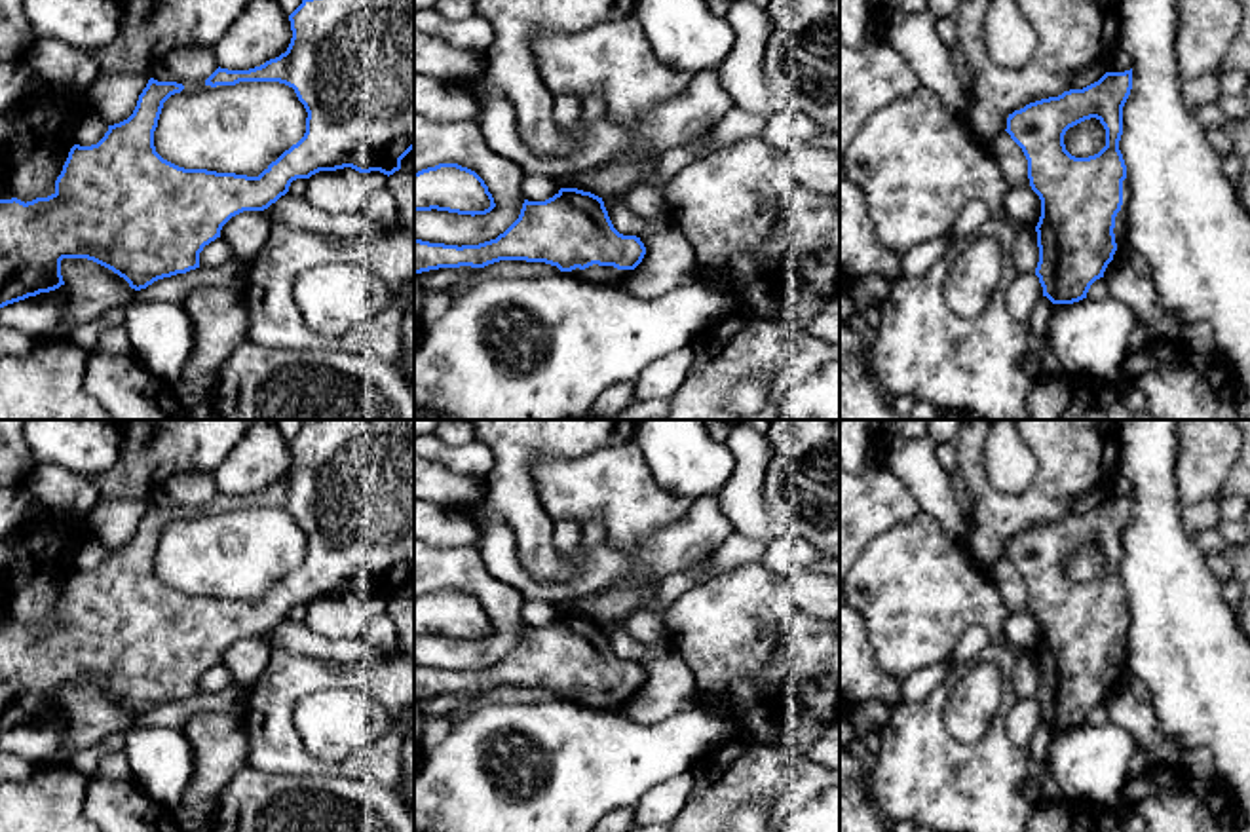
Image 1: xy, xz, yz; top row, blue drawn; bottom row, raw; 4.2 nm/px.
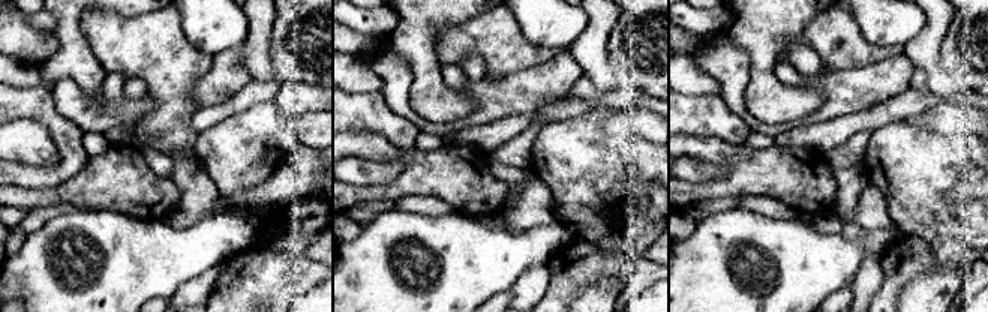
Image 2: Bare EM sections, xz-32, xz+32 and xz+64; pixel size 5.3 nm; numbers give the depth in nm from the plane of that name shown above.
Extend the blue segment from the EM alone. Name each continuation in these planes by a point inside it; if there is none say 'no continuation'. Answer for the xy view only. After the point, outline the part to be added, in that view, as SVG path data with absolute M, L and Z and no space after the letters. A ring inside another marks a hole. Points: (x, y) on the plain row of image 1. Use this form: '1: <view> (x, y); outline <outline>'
no continuation

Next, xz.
1: xz (608, 701); outline M593 690L585 695L576 693L572 697L562 697L562 699L574 701L589 709L602 709L606 712L623 712L633 695L617 695L614 691Z

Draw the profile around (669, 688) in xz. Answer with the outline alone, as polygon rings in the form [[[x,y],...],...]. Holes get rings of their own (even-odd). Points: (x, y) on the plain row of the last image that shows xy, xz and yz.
[[[667,640],[646,644],[646,657],[640,667],[646,680],[627,703],[625,716],[650,726],[695,705],[695,678]]]

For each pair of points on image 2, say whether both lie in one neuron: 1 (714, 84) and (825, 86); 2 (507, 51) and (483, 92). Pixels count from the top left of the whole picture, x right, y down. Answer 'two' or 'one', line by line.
1: two
2: two

